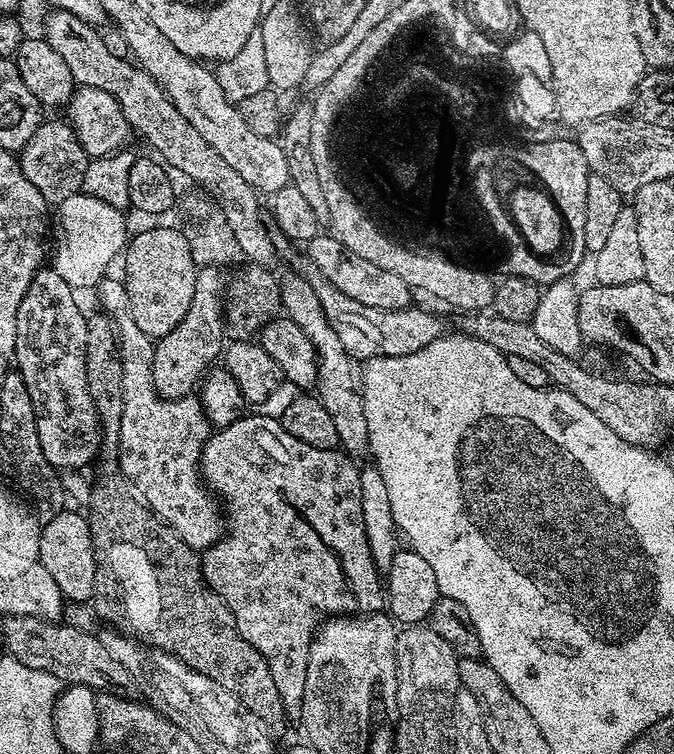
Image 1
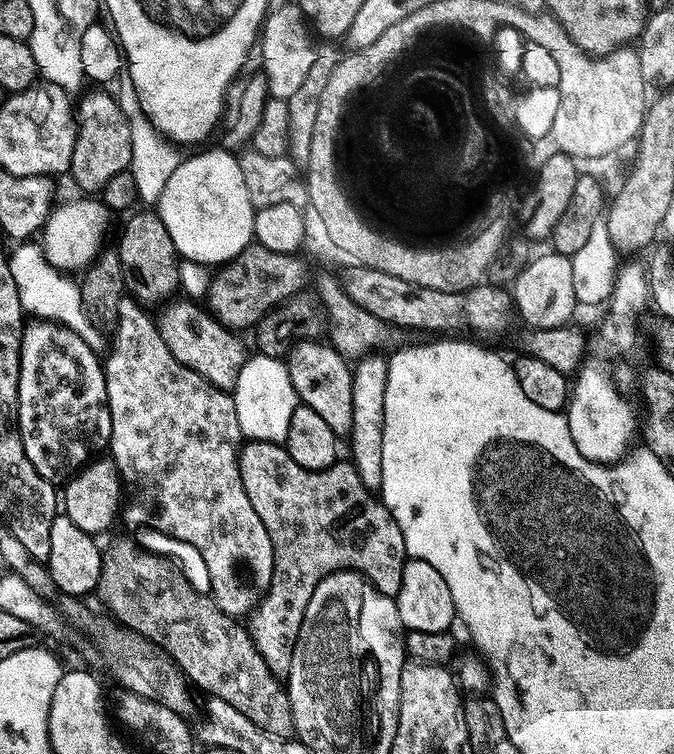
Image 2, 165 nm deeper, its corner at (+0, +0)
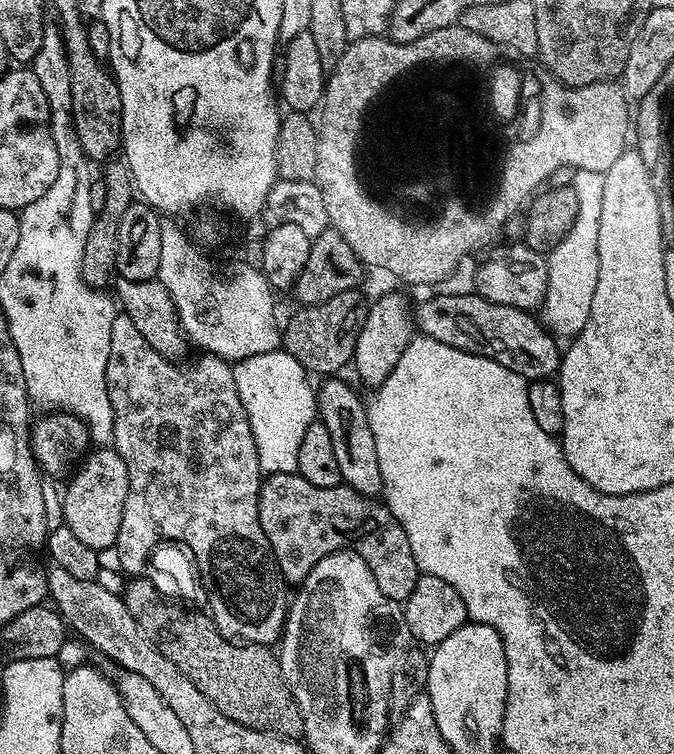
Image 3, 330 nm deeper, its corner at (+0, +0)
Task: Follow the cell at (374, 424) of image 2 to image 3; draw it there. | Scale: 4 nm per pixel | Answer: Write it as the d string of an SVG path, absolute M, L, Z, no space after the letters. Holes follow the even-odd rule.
M388 292L385 296L380 296L377 298L376 301L369 303L367 305L365 314L364 314L364 321L362 322L362 326L360 327L360 333L358 334L358 346L354 350L354 354L352 355L354 361L354 369L356 368L356 372L360 375L360 380L362 383L365 384L369 390L375 390L382 386L382 382L388 380L388 375L392 372L395 372L396 367L398 366L398 358L402 358L404 356L404 352L409 348L412 341L414 339L414 316L413 313L410 311L410 304L408 308L408 300L404 296L399 296L396 292Z

